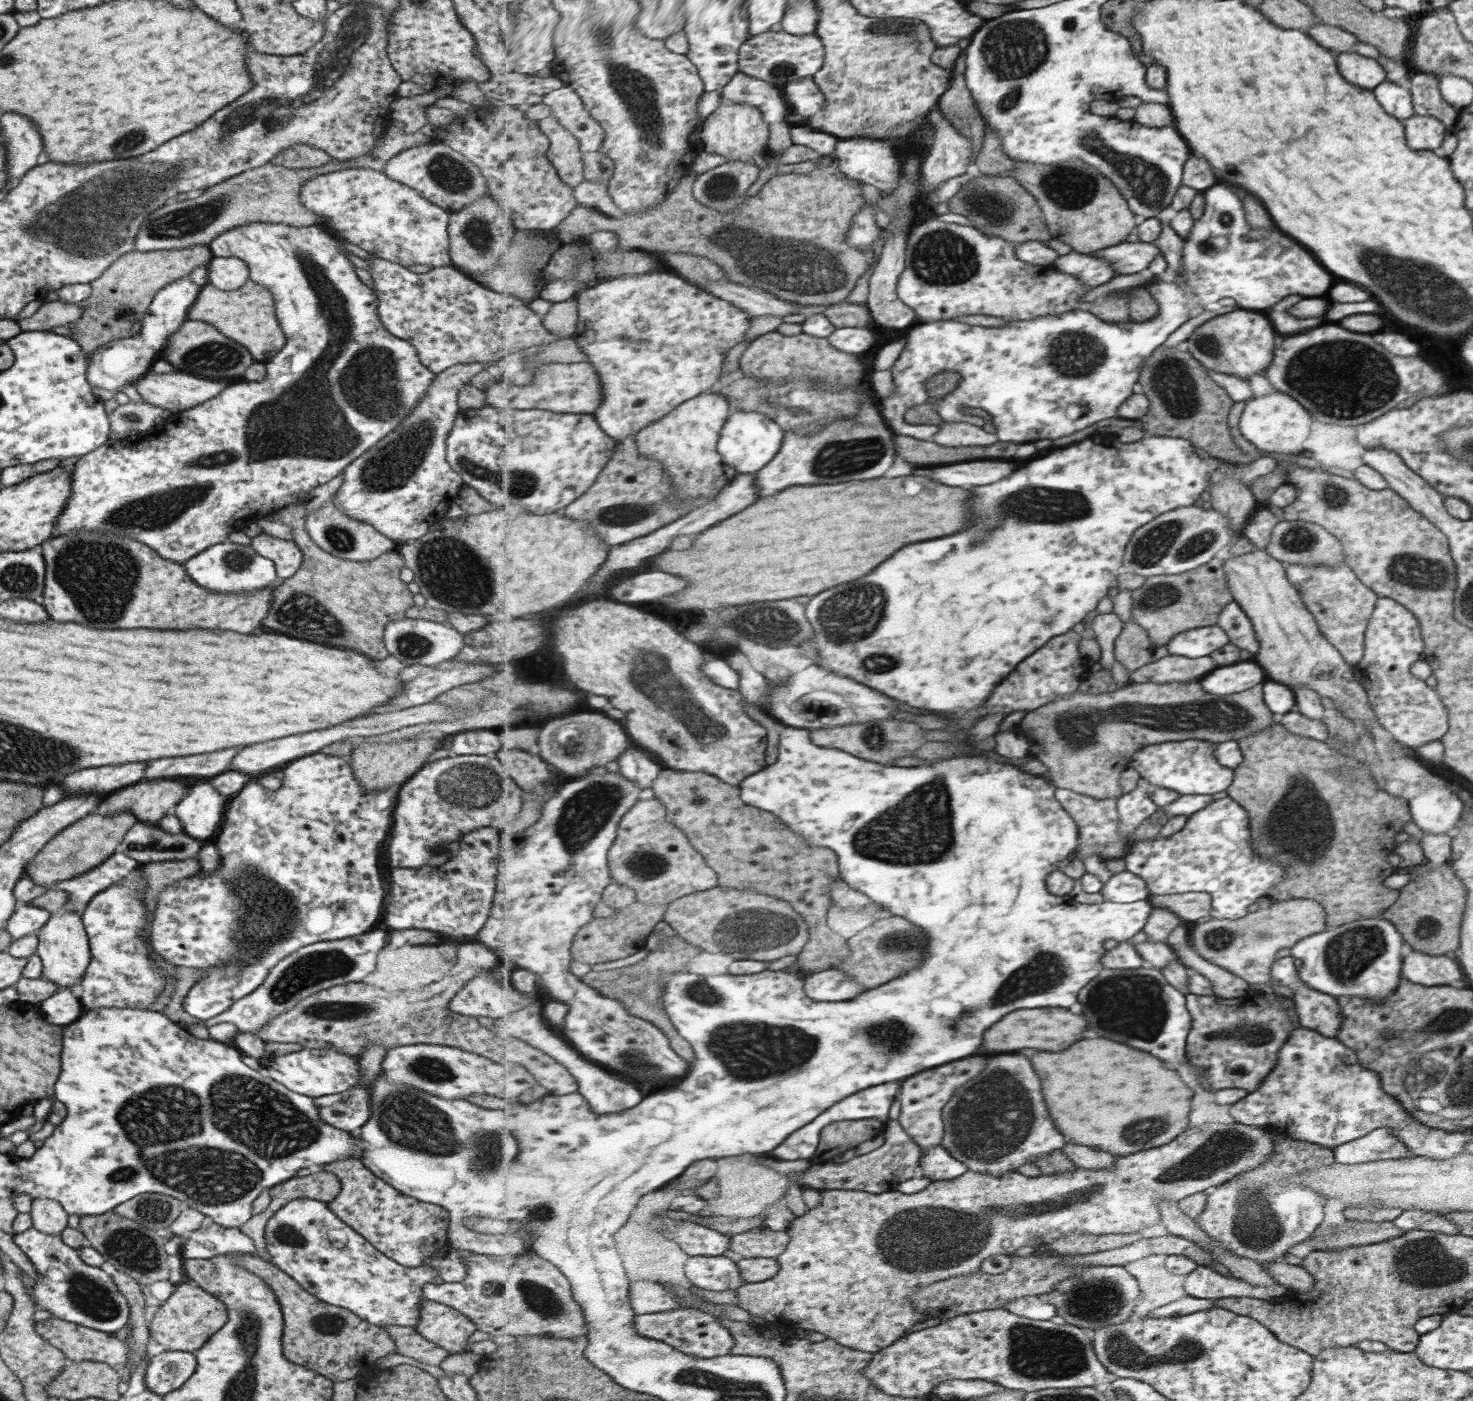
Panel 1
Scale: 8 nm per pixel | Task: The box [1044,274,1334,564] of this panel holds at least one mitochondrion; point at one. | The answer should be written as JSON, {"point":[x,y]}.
{"point":[1172,379]}

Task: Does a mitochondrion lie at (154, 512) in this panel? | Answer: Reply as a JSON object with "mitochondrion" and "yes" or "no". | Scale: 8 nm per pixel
{"mitochondrion":"yes"}

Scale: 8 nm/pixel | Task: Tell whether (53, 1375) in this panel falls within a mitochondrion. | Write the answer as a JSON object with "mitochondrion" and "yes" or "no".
{"mitochondrion":"no"}

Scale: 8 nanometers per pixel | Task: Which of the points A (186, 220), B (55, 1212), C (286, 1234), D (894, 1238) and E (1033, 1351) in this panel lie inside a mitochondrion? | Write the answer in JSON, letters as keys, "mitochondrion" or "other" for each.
{"A":"mitochondrion","B":"other","C":"mitochondrion","D":"mitochondrion","E":"mitochondrion"}

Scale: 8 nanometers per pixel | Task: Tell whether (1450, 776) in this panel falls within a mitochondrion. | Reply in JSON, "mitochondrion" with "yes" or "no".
{"mitochondrion":"no"}

